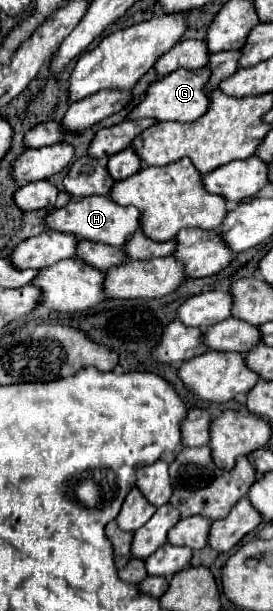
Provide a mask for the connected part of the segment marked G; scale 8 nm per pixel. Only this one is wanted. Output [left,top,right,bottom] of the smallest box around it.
[128,68,210,122]

